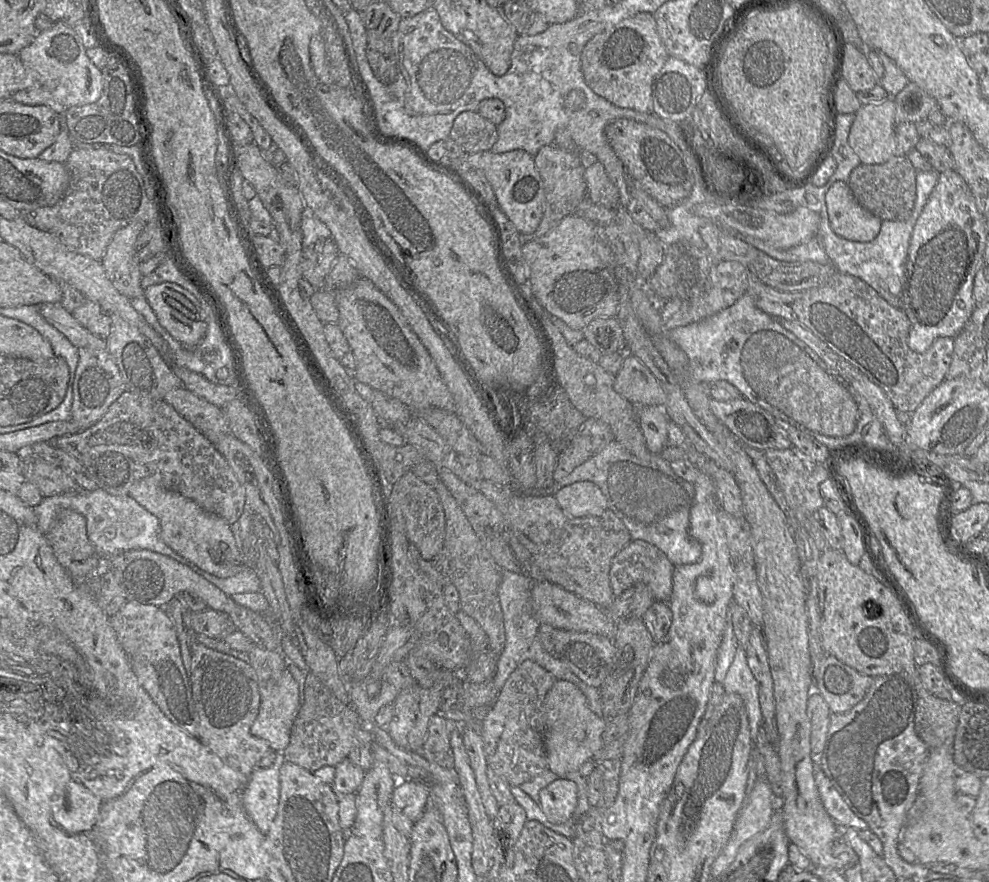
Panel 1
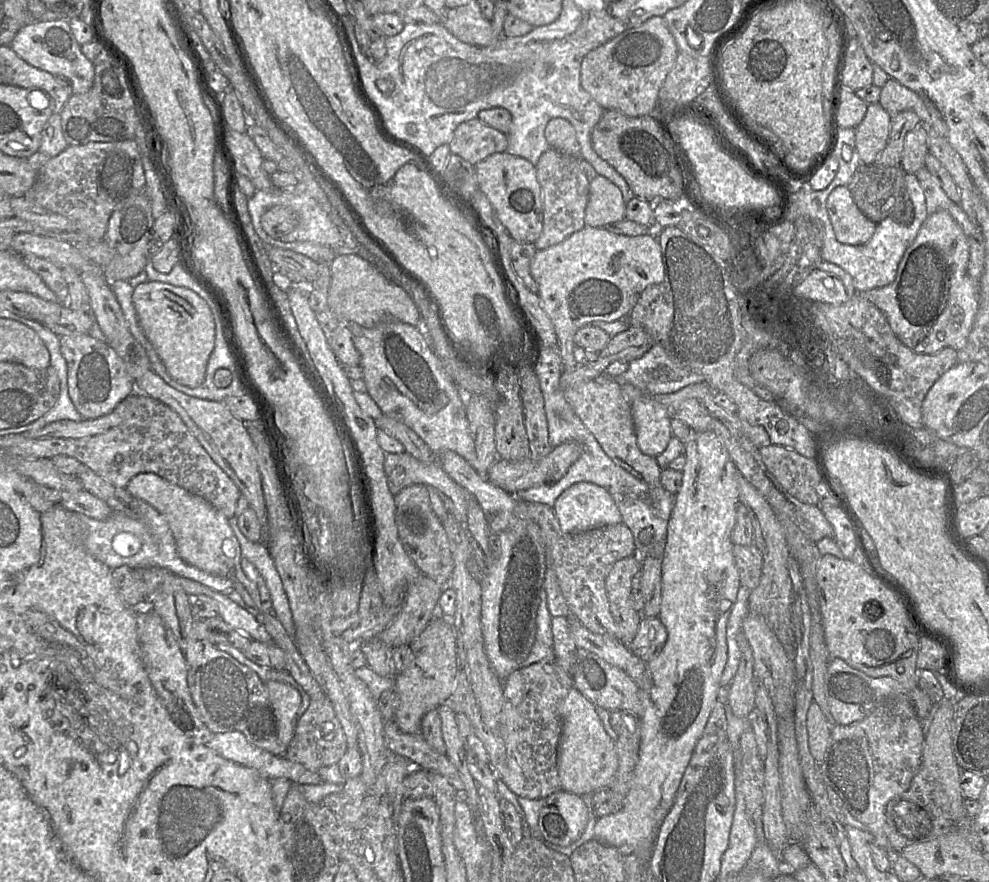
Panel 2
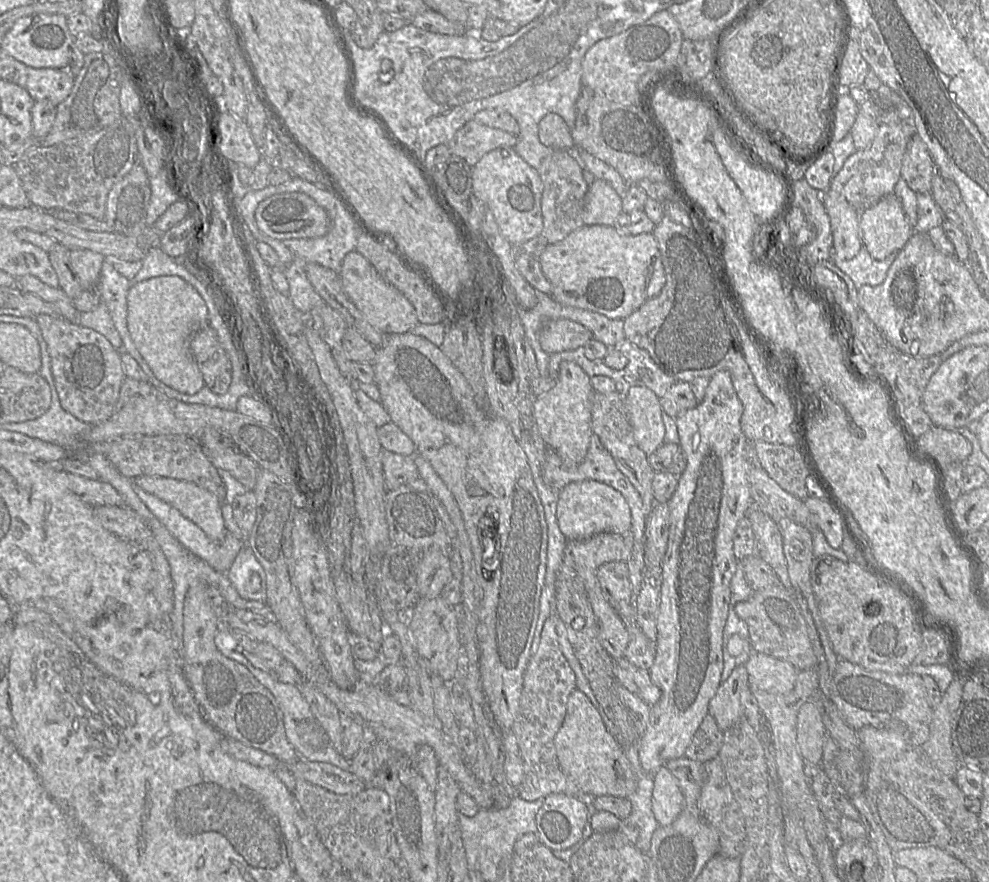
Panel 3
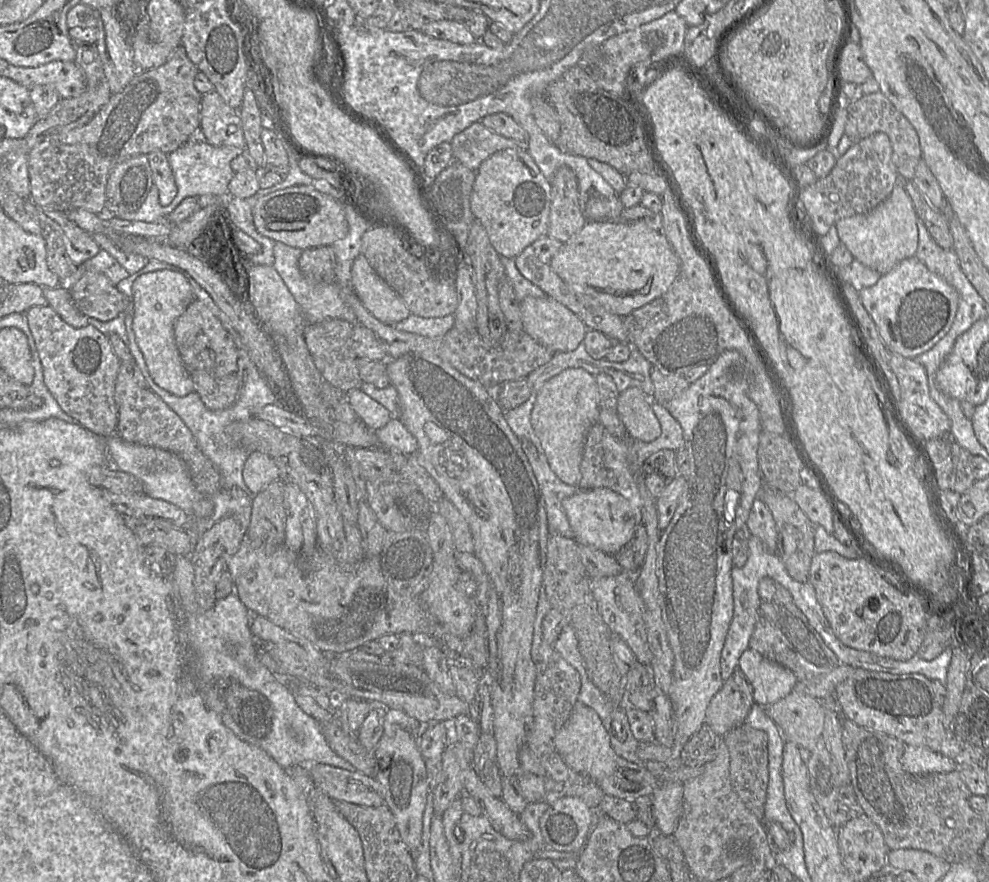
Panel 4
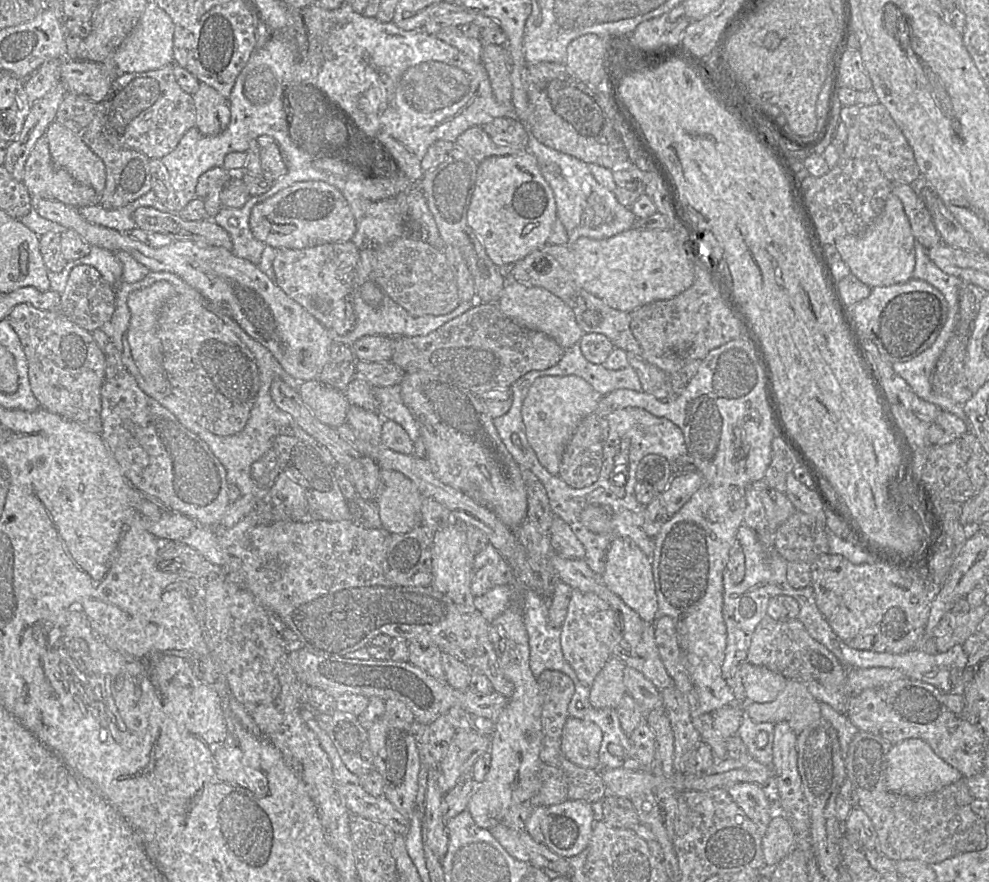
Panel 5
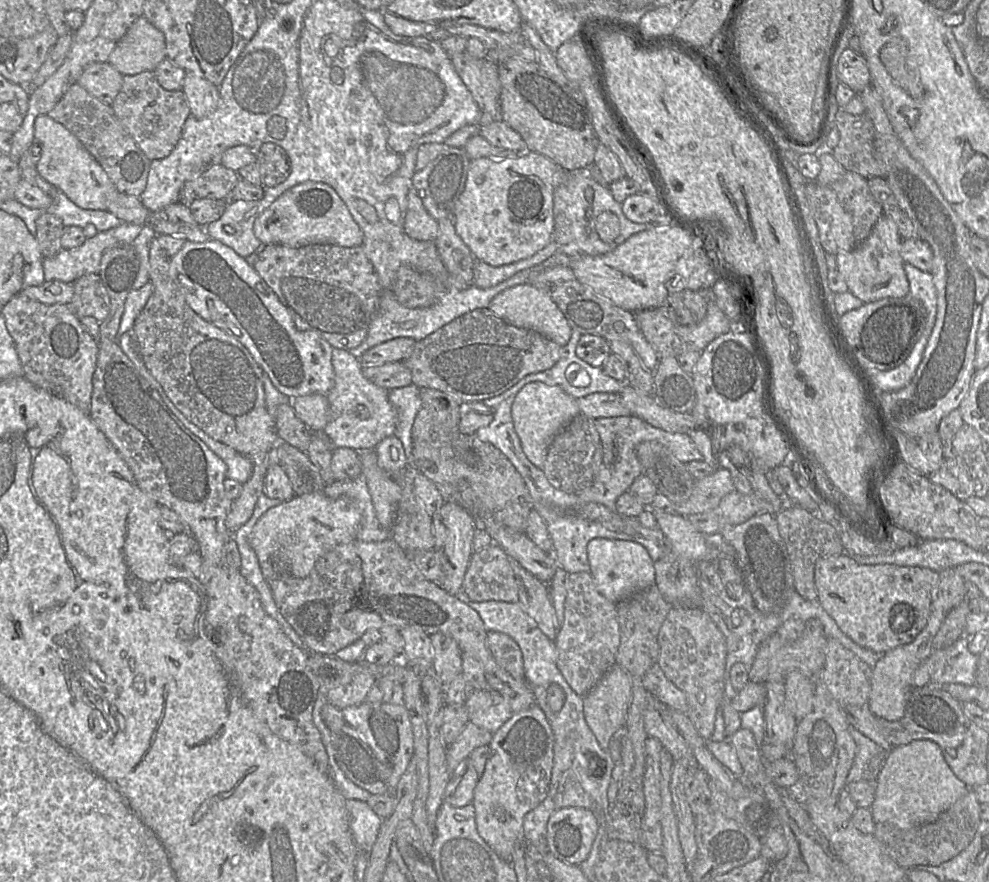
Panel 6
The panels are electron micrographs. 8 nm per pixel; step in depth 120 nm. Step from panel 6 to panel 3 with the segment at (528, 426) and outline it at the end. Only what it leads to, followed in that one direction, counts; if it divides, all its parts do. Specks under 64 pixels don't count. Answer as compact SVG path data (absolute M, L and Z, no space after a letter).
M575 362L560 363L556 385L537 397L534 403L534 421L538 433L548 447L561 458L564 468L575 470L584 460L592 435L592 396L590 377Z

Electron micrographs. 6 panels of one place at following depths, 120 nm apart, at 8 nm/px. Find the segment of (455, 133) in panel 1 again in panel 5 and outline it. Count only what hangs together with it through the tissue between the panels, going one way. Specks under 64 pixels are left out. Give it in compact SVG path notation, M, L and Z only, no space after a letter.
M479 126L471 127L462 133L456 139L455 146L462 149L477 164L492 156L523 154L526 150L494 143Z

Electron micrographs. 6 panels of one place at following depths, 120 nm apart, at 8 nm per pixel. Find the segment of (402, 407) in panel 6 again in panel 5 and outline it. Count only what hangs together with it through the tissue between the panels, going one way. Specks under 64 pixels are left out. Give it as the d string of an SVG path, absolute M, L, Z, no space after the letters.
M400 385L373 387L378 403L378 413L385 419L398 423L407 432L413 443L420 436L419 426L401 397Z

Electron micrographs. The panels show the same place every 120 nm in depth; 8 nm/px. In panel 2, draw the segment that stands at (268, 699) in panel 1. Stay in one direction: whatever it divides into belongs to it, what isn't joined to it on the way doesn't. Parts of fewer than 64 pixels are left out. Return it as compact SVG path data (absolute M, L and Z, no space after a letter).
M268 681L265 685L278 718L278 738L289 747L298 722L301 695L298 690L284 682Z

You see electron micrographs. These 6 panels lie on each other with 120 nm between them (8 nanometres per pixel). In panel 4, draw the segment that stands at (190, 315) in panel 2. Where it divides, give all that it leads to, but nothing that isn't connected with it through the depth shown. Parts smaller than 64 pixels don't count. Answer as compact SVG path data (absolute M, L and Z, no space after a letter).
M171 270L143 274L132 285L132 328L137 345L155 384L178 397L194 392L194 384L177 349L174 325L194 299L192 287L186 277Z

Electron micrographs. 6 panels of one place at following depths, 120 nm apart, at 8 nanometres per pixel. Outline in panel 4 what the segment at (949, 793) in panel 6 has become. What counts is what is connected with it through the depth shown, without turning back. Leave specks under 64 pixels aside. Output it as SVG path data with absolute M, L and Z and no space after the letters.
M906 745L901 757L904 770L914 775L948 773L958 770L958 765L949 757L925 746Z

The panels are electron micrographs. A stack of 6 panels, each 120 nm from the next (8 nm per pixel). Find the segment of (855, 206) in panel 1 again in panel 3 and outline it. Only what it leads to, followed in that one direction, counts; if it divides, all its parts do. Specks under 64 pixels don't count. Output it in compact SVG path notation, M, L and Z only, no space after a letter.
M828 189L823 202L830 217L833 235L833 253L841 259L852 259L862 247L859 214L838 192Z

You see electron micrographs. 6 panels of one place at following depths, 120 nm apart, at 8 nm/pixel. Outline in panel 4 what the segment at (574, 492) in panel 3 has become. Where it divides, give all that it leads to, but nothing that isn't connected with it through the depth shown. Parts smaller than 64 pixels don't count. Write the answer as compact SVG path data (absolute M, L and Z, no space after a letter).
M595 488L578 492L565 498L562 501L562 508L576 543L599 549L608 555L615 555L628 545L638 526L629 502L608 488Z

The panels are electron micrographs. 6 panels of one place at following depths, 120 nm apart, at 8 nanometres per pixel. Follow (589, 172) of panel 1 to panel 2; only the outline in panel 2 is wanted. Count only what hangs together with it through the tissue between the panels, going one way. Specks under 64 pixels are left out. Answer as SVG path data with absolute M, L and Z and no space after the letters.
M596 175L589 182L586 226L604 227L625 218L625 203L620 189L608 178Z

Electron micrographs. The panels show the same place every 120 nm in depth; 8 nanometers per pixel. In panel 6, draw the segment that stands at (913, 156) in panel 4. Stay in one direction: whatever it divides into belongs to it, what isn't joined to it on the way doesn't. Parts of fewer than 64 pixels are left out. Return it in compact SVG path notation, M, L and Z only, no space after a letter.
M839 109L834 125L840 137L831 153L845 171L855 172L866 179L885 178L886 166L875 158L875 130L869 115L853 115Z

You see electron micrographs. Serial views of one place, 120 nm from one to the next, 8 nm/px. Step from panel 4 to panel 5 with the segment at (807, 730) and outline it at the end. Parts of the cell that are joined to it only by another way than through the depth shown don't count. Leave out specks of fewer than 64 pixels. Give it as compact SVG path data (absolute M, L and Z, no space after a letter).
M788 680L779 696L769 703L741 701L756 722L786 722L798 735L822 718L820 703L800 682Z

